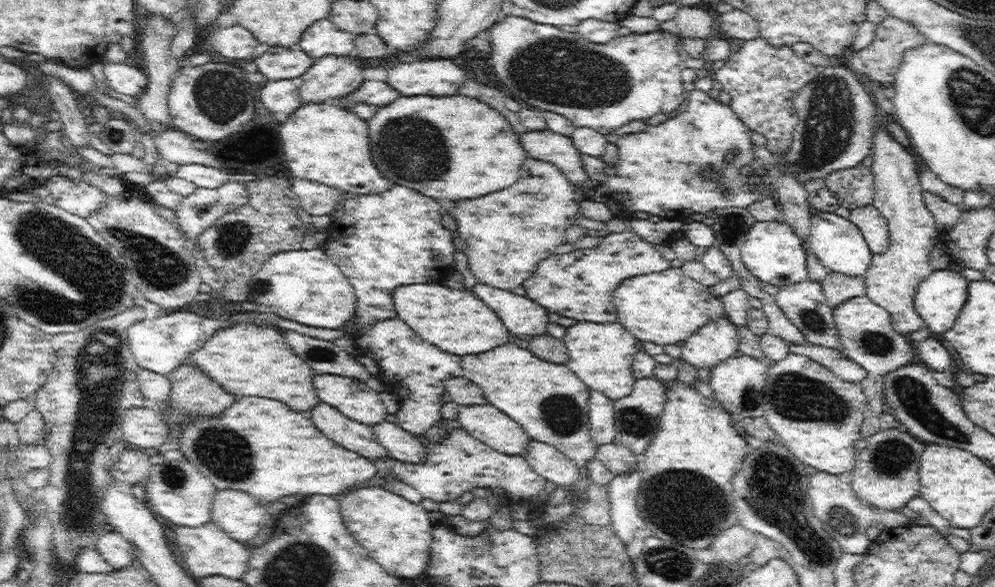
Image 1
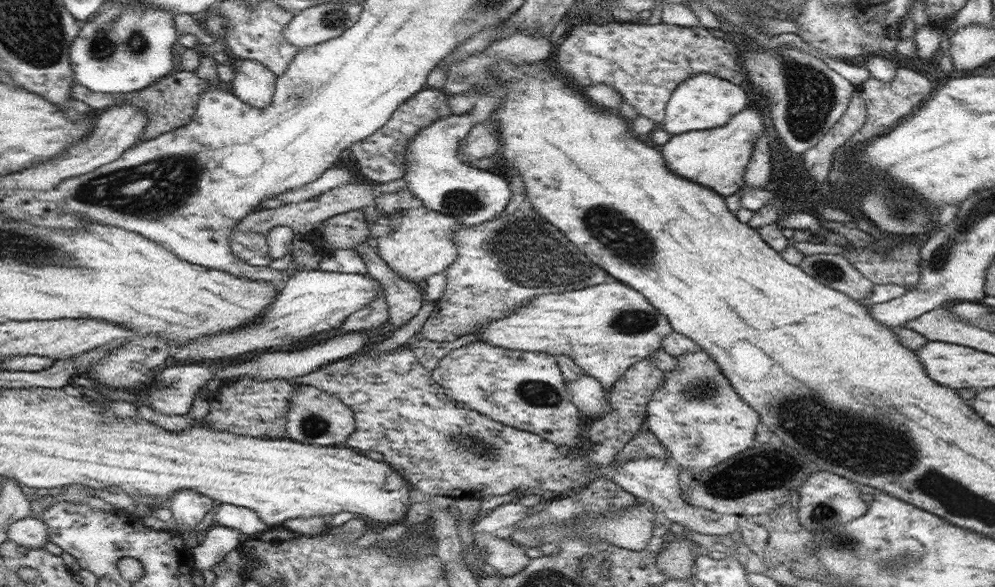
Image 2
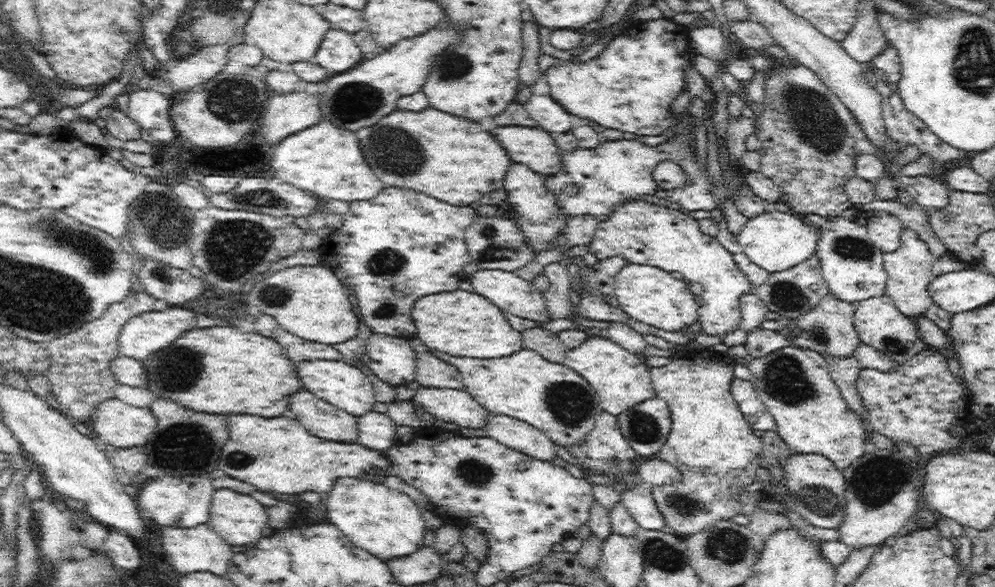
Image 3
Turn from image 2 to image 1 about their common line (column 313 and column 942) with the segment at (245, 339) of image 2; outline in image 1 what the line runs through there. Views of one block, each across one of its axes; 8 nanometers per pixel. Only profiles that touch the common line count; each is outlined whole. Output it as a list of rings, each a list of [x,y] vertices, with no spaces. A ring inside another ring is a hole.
[[[938,269],[917,286],[916,312],[934,334],[943,334],[954,326],[968,296],[968,283],[961,271]]]

